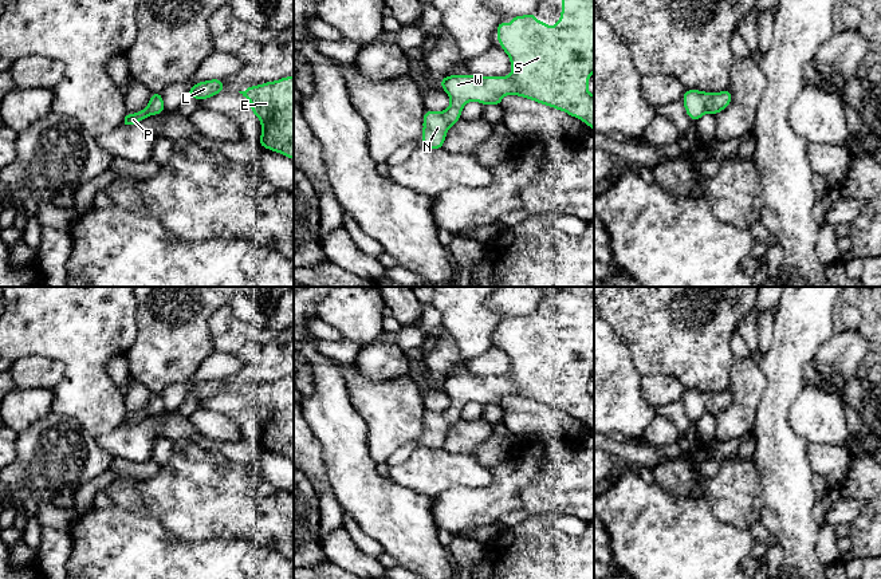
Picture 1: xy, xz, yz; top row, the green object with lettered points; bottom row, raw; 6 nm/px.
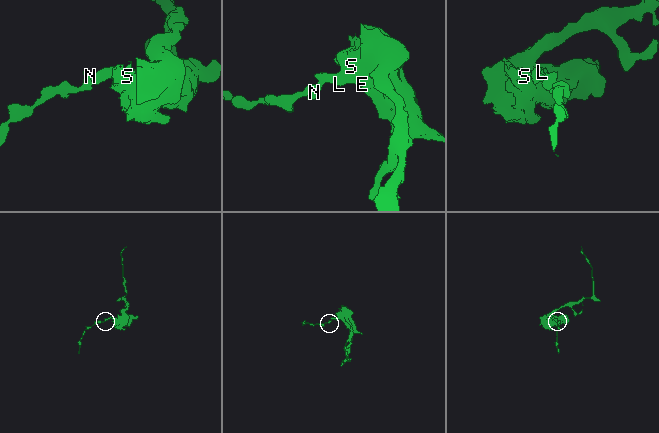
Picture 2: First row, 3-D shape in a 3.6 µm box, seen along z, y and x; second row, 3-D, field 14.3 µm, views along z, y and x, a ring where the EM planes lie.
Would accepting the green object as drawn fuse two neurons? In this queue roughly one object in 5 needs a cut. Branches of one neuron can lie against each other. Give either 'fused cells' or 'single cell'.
single cell

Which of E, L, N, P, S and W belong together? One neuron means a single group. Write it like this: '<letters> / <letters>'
E L N P S W

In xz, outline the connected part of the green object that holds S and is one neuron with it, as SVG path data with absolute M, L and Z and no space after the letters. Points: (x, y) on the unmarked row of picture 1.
M562 287L561 320L554 327L538 322L535 314L511 318L507 327L500 320L495 330L497 343L511 361L510 377L449 375L440 386L451 398L451 406L440 413L424 413L422 446L441 449L447 433L461 418L463 407L476 401L481 405L502 406L504 395L519 395L540 405L562 410L583 421L594 430L594 395L587 390L594 373L594 287Z

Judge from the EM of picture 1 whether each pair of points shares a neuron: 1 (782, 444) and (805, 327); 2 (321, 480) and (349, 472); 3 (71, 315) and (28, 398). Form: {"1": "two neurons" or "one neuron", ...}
{"1": "one neuron", "2": "two neurons", "3": "two neurons"}

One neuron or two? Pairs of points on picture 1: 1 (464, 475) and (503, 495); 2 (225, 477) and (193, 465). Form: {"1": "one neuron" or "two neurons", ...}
{"1": "two neurons", "2": "one neuron"}

